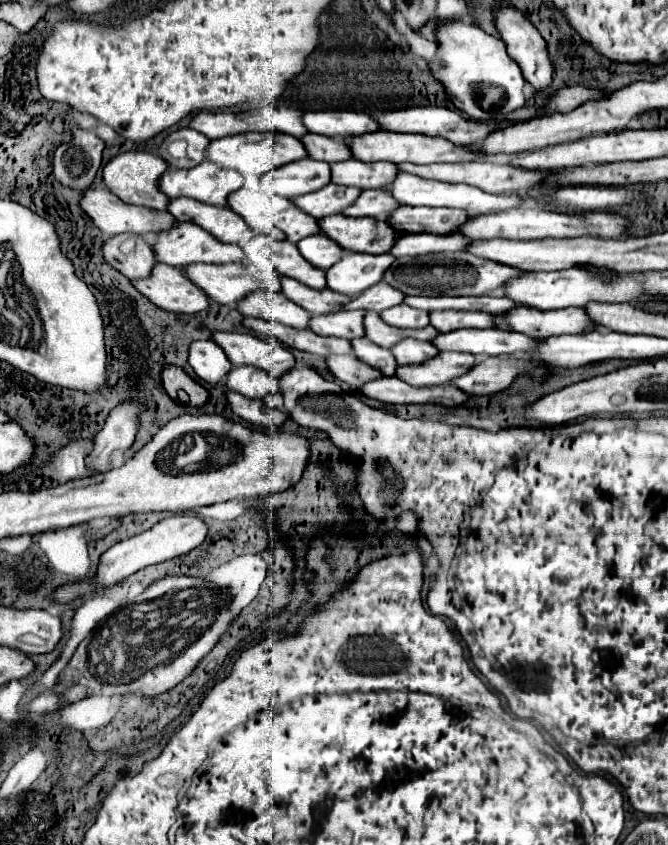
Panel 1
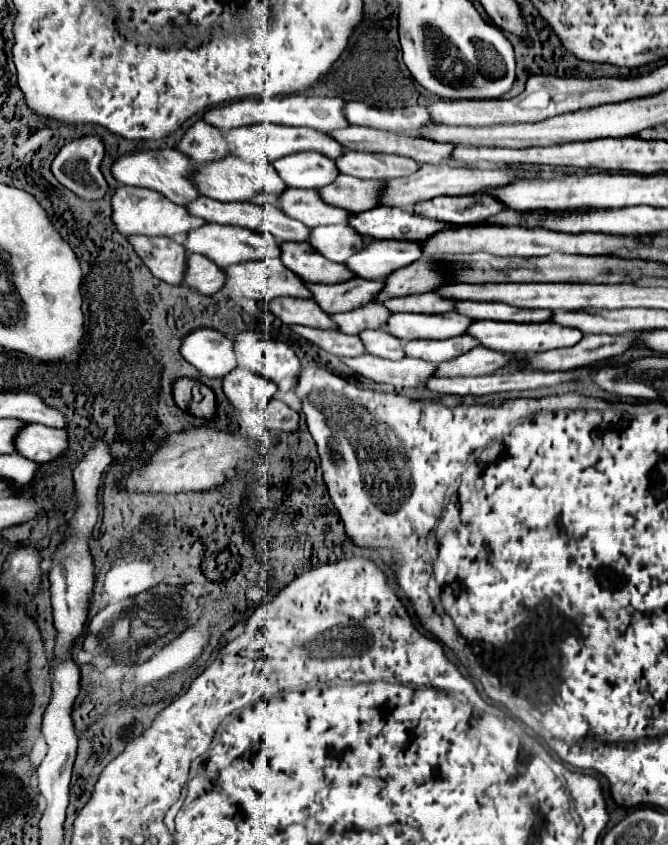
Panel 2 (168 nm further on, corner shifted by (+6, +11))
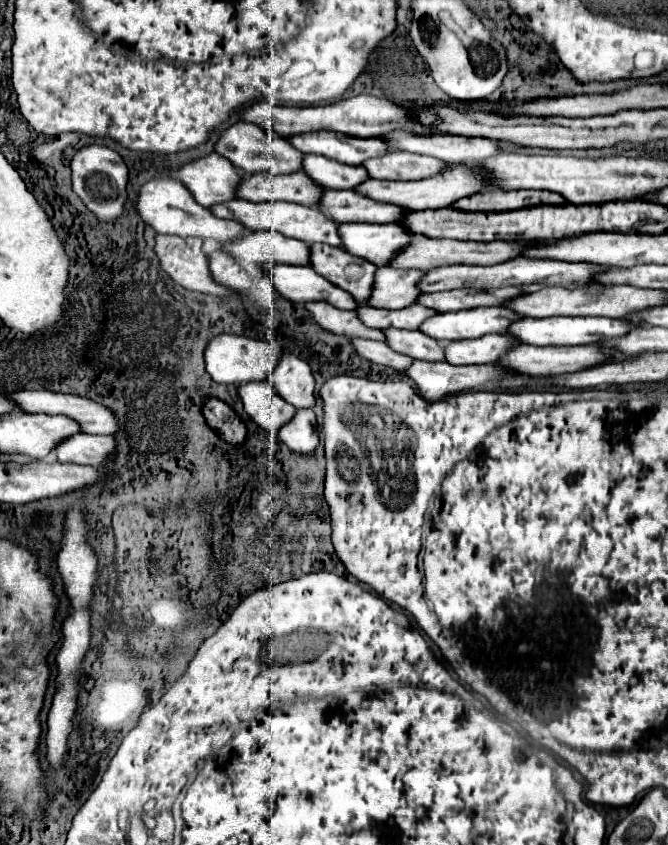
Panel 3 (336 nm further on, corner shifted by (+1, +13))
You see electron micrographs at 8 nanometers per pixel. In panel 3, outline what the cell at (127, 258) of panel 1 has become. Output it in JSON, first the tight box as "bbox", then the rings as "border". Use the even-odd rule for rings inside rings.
{"bbox":[154,235,232,295],"border":[[[156,235],[154,247],[162,271],[166,271],[178,285],[188,291],[200,291],[210,295],[230,295],[232,291],[218,285],[210,277],[208,257],[202,251],[202,239]]]}

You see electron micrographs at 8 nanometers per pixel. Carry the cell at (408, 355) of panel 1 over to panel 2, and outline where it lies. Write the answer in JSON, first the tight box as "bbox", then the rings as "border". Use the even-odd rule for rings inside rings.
{"bbox":[405,335,479,363],"border":[[[461,335],[461,337],[453,337],[445,341],[409,341],[405,347],[405,353],[409,357],[417,357],[423,361],[445,363],[475,347],[479,347],[479,341],[475,337]]]}

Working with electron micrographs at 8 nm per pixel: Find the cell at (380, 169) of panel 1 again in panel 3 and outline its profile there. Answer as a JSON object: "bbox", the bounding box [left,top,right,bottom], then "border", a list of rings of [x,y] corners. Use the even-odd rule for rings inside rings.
{"bbox":[362,151,446,181],"border":[[[388,151],[386,155],[366,159],[362,167],[374,179],[394,179],[394,181],[410,181],[410,179],[426,179],[436,175],[446,163],[428,155],[416,155],[406,151]]]}

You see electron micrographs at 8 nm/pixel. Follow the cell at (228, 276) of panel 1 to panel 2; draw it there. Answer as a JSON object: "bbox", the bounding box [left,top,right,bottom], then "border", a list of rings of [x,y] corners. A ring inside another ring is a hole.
{"bbox":[225,259,313,303],"border":[[[281,259],[229,265],[225,273],[227,273],[225,287],[253,301],[269,303],[277,297],[299,297],[299,299],[313,297],[313,293],[307,289],[307,283],[301,281],[289,269],[285,269]]]}

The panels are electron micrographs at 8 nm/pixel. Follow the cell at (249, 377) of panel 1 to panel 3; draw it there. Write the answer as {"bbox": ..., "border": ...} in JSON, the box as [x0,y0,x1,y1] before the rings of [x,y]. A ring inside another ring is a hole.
{"bbox":[238,379,294,433],"border":[[[270,379],[258,383],[244,383],[238,387],[238,395],[244,403],[244,411],[266,431],[278,433],[294,415],[294,407],[286,403]]]}

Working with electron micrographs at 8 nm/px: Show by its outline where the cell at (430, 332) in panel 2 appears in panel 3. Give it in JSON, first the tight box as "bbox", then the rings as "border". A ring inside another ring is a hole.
{"bbox":[418,307,518,343],"border":[[[476,307],[474,311],[450,311],[436,313],[426,319],[418,329],[438,343],[460,341],[460,339],[478,339],[486,333],[500,333],[518,315],[504,307]]]}

